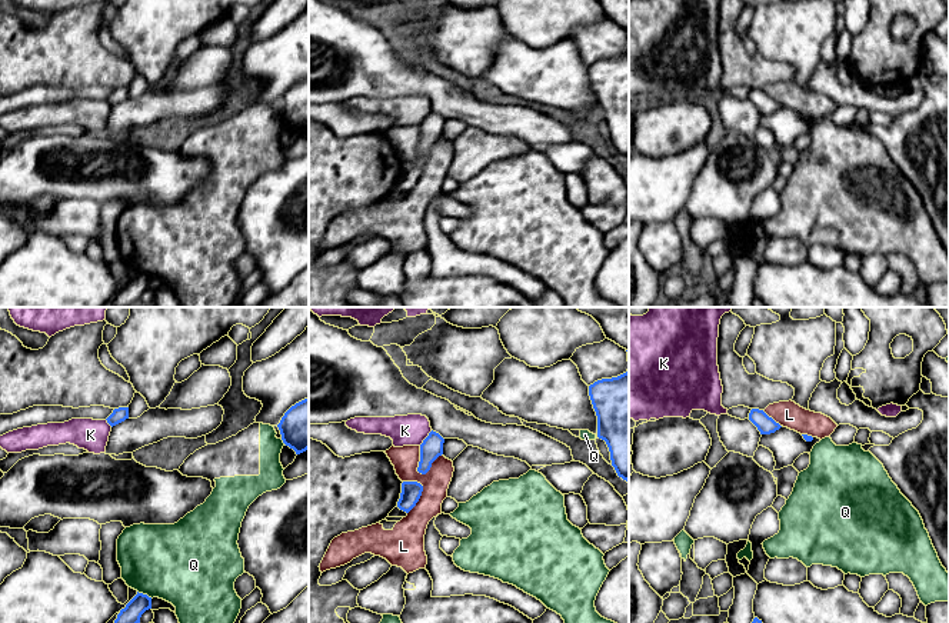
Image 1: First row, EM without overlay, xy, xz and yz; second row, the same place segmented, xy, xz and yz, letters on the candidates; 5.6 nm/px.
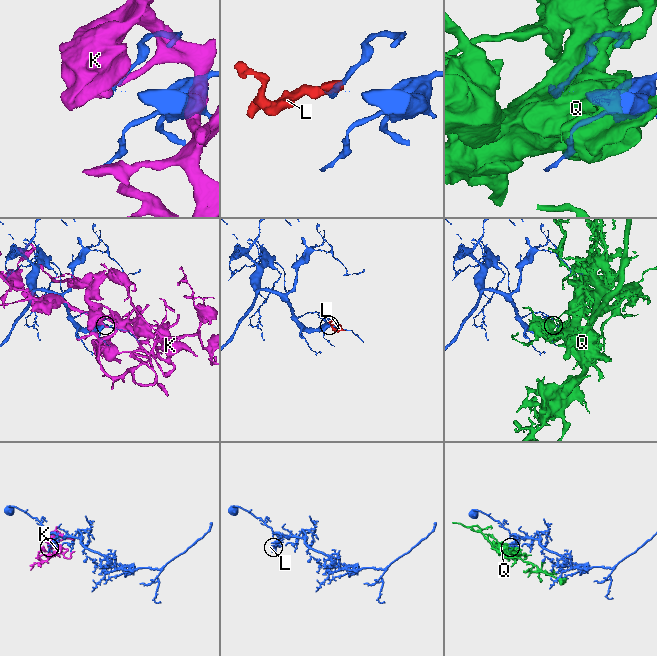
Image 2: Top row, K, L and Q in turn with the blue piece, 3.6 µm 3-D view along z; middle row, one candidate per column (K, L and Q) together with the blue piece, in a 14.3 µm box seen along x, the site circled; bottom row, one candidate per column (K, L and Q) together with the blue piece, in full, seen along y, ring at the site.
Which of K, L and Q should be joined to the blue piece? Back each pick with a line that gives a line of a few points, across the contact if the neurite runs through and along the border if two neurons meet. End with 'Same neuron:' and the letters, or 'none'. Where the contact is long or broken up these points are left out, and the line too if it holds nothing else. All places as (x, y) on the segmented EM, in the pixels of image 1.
Same neuron: none

